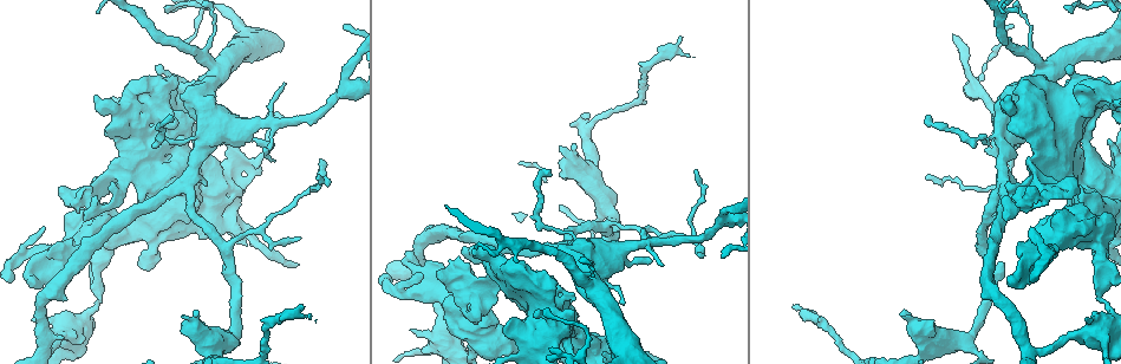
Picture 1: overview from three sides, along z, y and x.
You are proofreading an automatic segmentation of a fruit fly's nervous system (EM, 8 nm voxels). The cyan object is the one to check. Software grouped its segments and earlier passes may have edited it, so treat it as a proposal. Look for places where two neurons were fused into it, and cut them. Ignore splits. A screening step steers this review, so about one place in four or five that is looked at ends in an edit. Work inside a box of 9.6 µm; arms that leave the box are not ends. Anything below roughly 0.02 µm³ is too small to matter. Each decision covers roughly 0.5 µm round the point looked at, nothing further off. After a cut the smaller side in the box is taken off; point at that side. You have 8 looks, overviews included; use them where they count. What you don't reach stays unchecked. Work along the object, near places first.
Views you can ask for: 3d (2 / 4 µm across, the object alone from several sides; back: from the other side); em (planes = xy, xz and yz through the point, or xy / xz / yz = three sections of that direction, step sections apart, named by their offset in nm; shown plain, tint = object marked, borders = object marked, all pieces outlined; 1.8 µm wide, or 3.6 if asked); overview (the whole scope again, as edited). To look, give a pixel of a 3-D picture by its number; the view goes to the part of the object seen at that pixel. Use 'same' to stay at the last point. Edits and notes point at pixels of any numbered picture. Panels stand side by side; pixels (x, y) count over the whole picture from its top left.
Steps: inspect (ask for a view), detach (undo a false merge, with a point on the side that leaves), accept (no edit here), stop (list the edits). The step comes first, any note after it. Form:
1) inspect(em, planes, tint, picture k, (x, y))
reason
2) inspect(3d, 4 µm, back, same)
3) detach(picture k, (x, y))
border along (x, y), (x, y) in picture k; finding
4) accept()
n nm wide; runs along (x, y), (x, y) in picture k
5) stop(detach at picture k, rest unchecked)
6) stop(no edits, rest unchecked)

inspect(em, xy, step 8, borders, picture 1, (65, 254))
arms run side by side

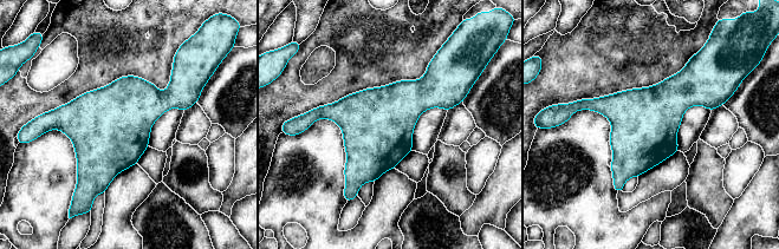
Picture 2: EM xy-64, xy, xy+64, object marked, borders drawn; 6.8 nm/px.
inspect(em, planes, borders, same)
cut it another way

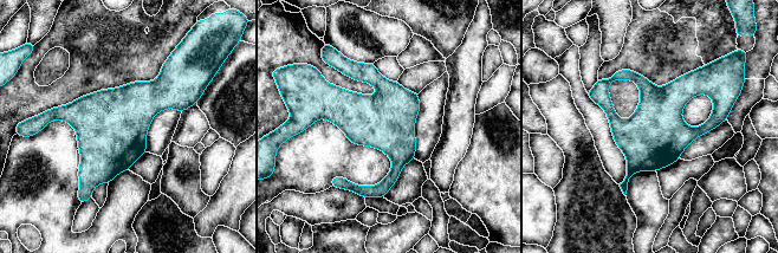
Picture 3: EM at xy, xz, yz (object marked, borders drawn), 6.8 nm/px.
accept()
continuous, no second neuron

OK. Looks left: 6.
inspect(em, xz, step 4, tint, picture 1, (112, 236))
four or more arms meet

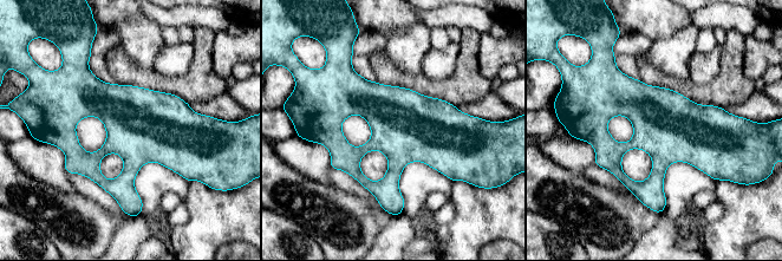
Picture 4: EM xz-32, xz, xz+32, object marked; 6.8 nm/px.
inspect(em, planes, tint, same)
cut it another way

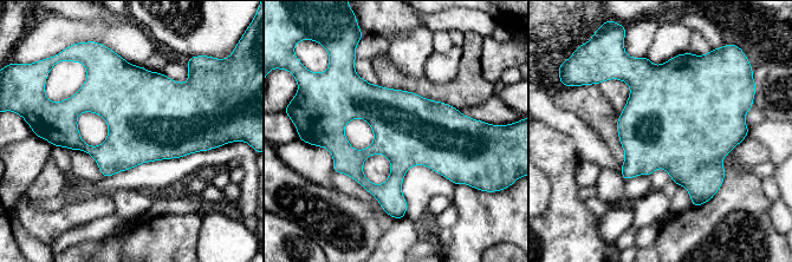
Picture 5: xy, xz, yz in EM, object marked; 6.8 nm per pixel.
accept()
480 nm wide; continuous, no second neuron

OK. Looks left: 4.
inspect(em, 3.6 µm, planes, borders, picture 1, (183, 197))
abrupt turn

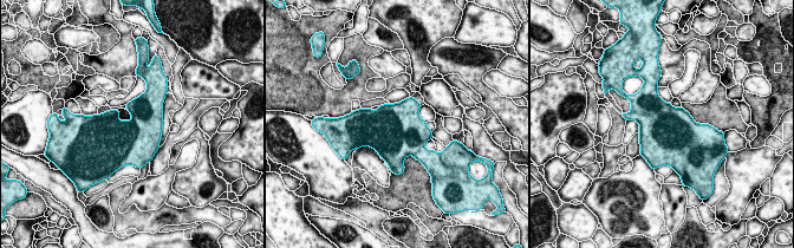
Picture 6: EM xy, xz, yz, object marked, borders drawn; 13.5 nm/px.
accept()
continuous, no second neuron

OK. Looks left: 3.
stop(no edits, rest unchecked)

